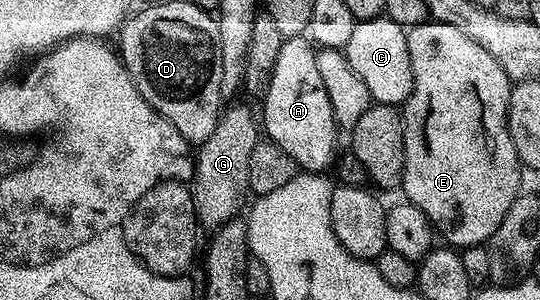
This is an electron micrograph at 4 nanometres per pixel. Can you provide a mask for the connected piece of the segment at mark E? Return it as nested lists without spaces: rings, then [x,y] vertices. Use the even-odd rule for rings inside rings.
[[[433,20],[416,24],[406,30],[406,39],[408,56],[412,60],[414,91],[400,110],[406,157],[401,185],[401,189],[406,190],[405,201],[420,208],[435,231],[450,241],[446,242],[451,247],[486,244],[520,195],[518,185],[522,170],[506,127],[512,80],[476,40],[464,36],[460,28],[452,28],[452,24]]]

